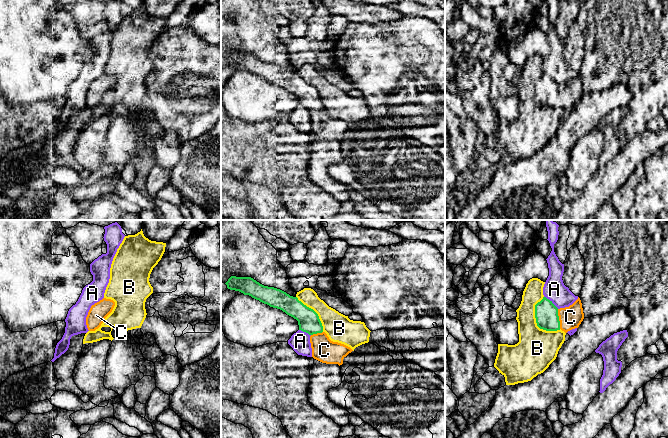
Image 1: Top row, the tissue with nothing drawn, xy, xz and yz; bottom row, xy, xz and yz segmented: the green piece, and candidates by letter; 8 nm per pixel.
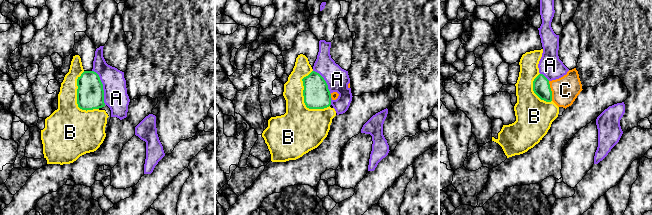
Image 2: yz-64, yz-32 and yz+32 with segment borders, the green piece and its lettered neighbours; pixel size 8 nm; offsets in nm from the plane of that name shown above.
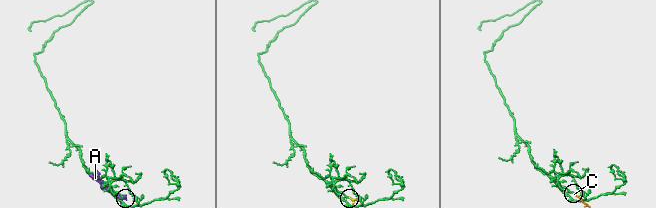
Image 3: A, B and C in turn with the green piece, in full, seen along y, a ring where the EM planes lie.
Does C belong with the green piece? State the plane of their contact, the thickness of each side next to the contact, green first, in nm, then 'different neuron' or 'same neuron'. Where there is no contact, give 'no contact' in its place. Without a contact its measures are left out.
yz | 190/180 nm | same neuron

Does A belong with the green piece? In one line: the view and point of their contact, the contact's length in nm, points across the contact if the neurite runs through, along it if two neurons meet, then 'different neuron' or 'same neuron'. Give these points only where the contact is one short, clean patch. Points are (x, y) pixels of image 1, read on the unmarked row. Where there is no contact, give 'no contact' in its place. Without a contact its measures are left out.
yz (551, 77) | 160 nm | along yz (544, 72), (558, 84) | different neuron

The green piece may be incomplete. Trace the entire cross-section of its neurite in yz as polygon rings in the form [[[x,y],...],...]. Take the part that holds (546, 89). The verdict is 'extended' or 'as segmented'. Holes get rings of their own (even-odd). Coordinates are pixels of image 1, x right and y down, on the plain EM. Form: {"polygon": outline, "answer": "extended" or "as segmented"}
{"polygon": [[[543,73],[535,81],[535,94],[537,102],[546,107],[562,106],[565,109],[578,104],[584,95],[580,74],[569,83],[558,85],[552,77]]], "answer": "extended"}

